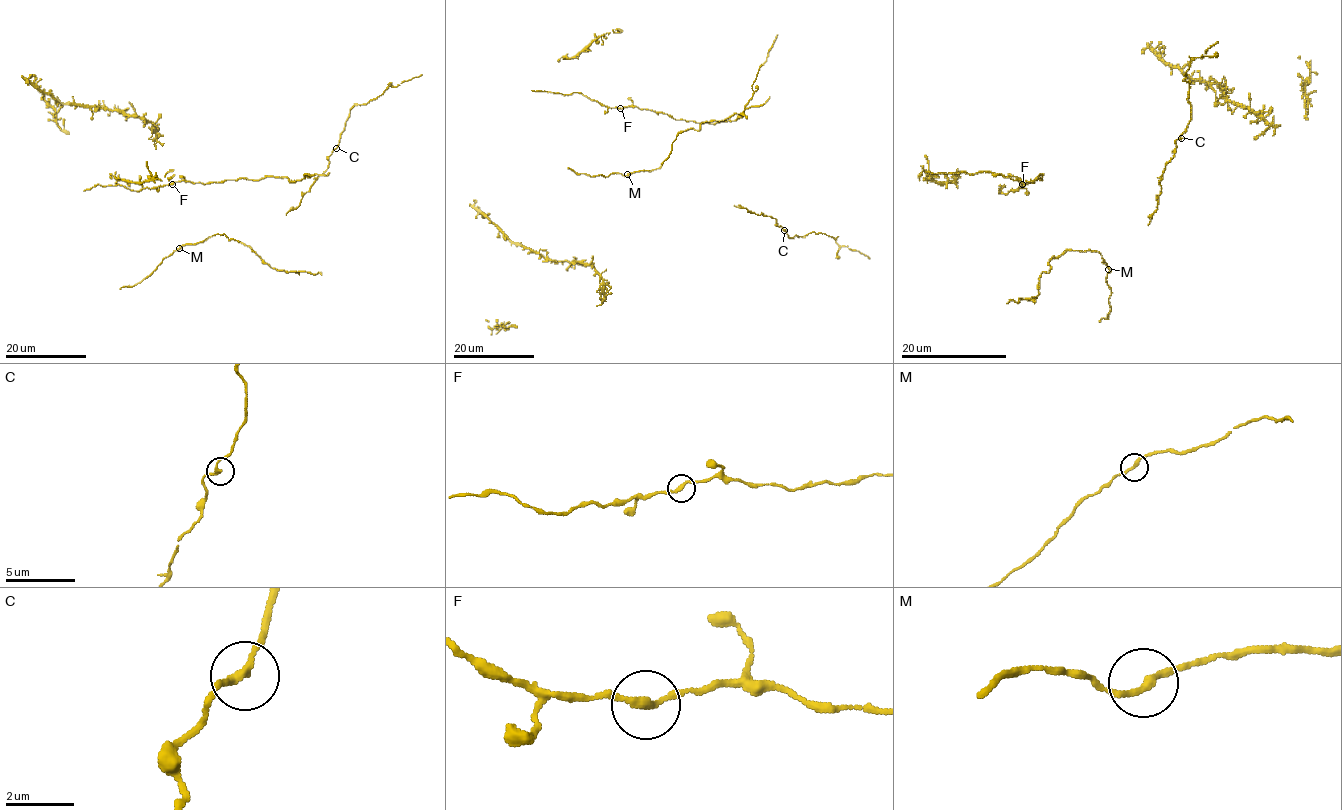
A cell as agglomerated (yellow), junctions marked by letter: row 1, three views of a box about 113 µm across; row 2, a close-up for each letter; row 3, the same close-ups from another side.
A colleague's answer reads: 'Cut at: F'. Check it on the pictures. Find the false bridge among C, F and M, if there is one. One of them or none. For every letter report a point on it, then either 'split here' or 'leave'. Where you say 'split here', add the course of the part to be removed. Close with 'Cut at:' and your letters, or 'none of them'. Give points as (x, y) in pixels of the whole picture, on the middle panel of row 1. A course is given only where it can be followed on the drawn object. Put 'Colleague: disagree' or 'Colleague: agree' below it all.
C: at (784, 230); leave
F: at (620, 108); leave
M: at (627, 174); leave
Cut at: none of them
Colleague: disagree

